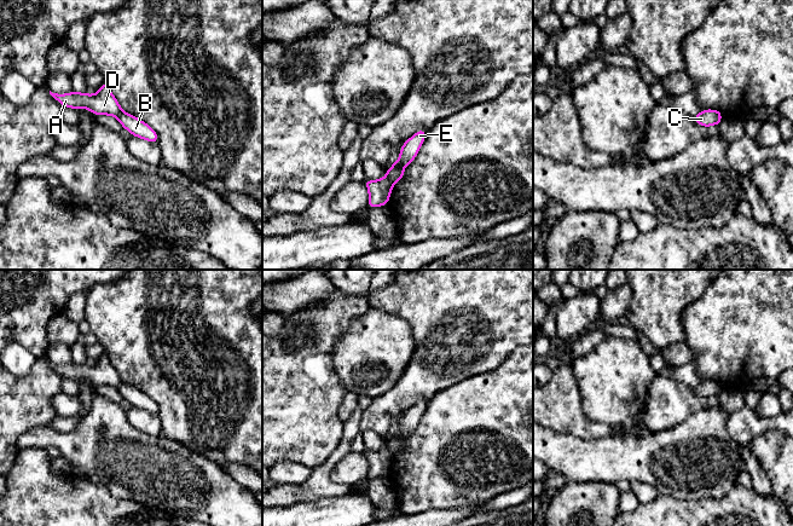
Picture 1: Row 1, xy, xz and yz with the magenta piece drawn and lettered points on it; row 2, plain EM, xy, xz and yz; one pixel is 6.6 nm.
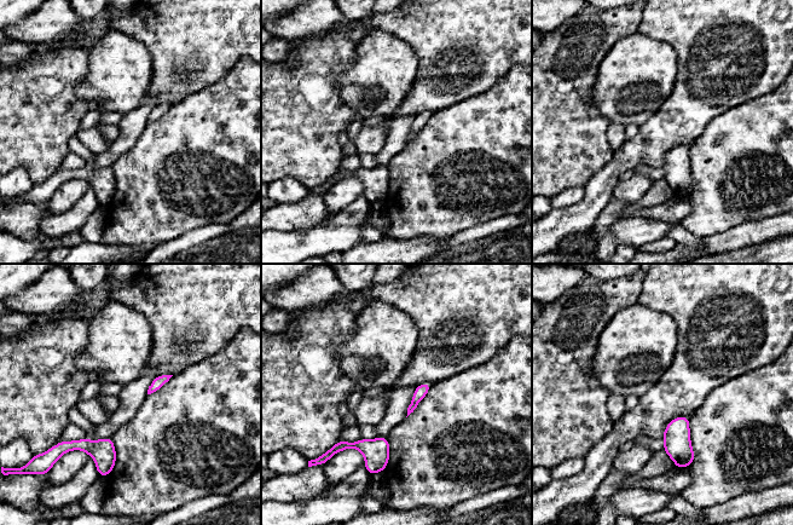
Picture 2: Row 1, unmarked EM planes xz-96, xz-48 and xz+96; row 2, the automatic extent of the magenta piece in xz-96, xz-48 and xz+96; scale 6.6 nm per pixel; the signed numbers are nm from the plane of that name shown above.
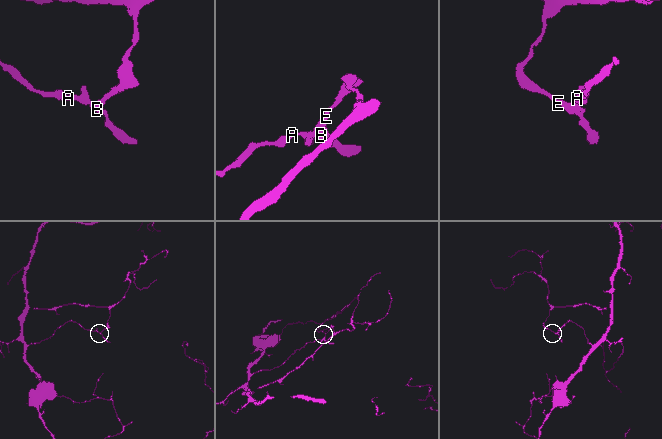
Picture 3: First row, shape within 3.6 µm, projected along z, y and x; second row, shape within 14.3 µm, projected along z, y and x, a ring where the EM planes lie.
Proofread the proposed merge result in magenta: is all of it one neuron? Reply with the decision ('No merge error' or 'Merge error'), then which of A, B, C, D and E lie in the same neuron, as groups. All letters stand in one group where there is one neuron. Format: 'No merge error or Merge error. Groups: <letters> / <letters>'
Merge error. Groups: A D / B C E

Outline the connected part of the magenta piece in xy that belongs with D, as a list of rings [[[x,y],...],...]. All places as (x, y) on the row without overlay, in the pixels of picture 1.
[[[106,352],[102,354],[98,364],[94,366],[89,366],[87,363],[79,364],[74,362],[68,365],[58,365],[50,362],[50,365],[64,378],[86,378],[93,386],[110,386],[117,388],[122,382]]]

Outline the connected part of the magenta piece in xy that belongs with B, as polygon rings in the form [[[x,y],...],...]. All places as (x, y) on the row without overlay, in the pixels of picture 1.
[[[121,382],[117,389],[121,397],[126,399],[133,407],[145,410],[152,415],[158,415],[158,406],[156,401],[140,389],[125,382]]]

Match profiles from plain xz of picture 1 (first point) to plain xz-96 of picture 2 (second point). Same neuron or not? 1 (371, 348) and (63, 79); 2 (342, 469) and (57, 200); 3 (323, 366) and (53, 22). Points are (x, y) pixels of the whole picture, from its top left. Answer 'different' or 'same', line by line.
1: different
2: same
3: different

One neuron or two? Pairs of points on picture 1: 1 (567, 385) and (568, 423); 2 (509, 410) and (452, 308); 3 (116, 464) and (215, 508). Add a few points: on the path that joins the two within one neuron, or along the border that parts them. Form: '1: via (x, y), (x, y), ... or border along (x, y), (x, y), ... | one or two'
1: via (567, 394), (567, 414) | one
2: border along (510, 353), (501, 364), (467, 376), (462, 381) | two
3: via (140, 467), (191, 486) | one

